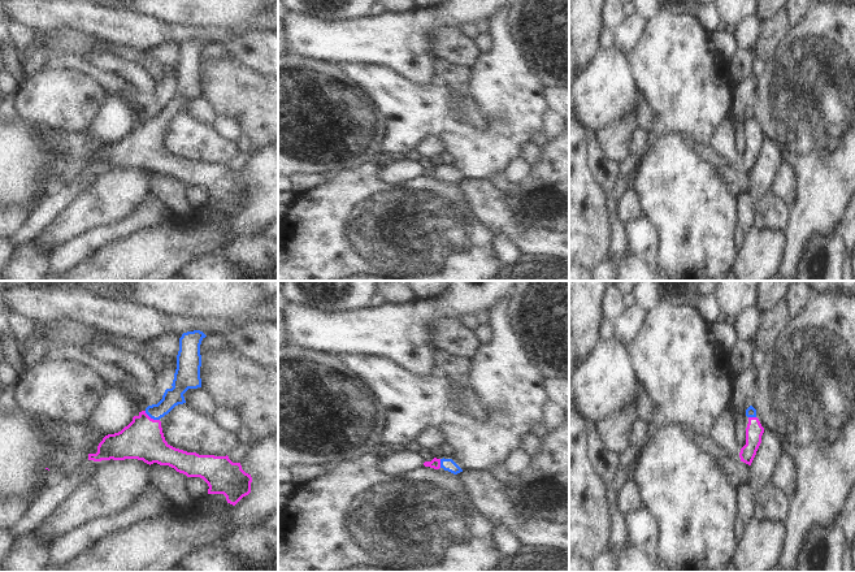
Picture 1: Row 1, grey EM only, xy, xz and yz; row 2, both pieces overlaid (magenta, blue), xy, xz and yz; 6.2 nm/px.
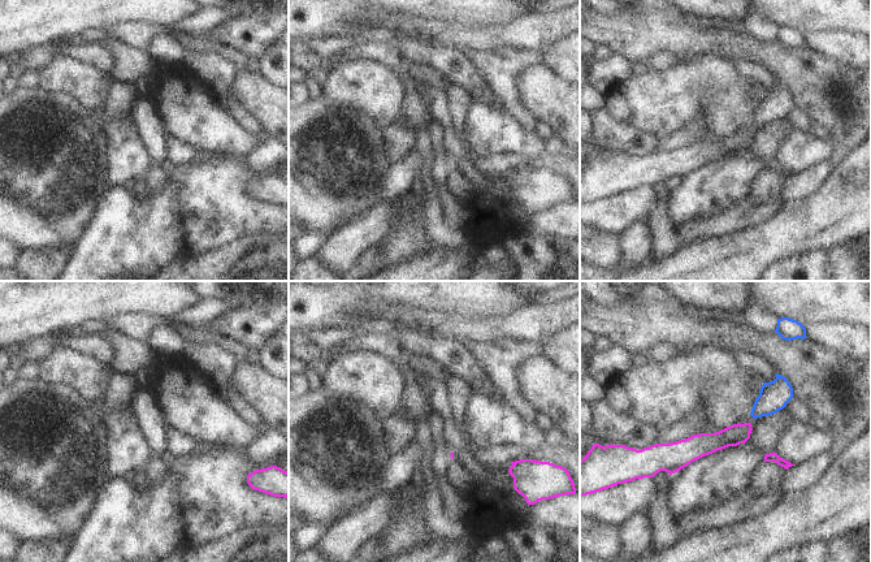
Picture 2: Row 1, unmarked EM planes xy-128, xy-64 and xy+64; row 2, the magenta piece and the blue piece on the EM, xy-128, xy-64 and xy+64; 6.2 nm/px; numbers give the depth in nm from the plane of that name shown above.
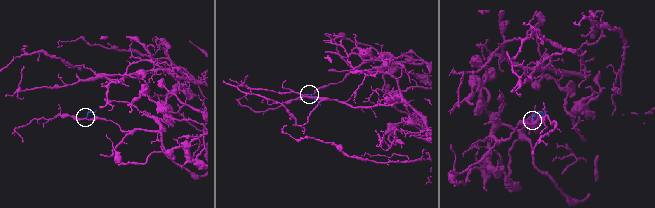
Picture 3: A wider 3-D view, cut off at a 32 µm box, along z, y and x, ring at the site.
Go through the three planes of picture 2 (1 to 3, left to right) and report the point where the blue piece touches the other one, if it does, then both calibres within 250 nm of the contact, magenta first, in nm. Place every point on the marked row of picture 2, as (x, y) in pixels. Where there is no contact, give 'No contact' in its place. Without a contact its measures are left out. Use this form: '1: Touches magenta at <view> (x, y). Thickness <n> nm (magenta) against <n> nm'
1: No contact
2: No contact
3: No contact.

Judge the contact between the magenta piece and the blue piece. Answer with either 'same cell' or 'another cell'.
same cell

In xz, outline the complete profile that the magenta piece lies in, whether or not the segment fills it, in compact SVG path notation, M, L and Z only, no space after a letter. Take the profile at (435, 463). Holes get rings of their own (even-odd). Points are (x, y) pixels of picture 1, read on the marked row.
M434 458L431 462L425 462L424 465L434 468L434 469L443 468L444 471L448 471L453 474L463 472L463 469L452 459L444 459L444 458L437 459L437 458Z

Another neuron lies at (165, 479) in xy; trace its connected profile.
M153 463L149 467L148 476L149 485L162 491L175 507L186 506L192 500L185 485L186 474L169 465Z

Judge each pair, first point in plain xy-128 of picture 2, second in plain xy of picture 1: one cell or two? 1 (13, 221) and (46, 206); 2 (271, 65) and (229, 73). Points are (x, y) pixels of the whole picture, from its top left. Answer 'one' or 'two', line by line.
1: two
2: two

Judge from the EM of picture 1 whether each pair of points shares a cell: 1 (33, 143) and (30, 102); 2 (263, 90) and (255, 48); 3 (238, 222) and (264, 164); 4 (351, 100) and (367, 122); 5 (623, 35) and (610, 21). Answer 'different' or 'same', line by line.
1: different
2: different
3: same
4: same
5: different

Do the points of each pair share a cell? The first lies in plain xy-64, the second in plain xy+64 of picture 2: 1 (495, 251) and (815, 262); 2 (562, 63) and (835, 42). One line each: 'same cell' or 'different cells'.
1: same cell
2: same cell

